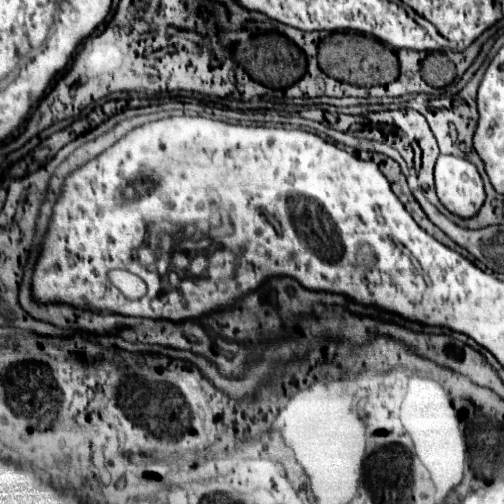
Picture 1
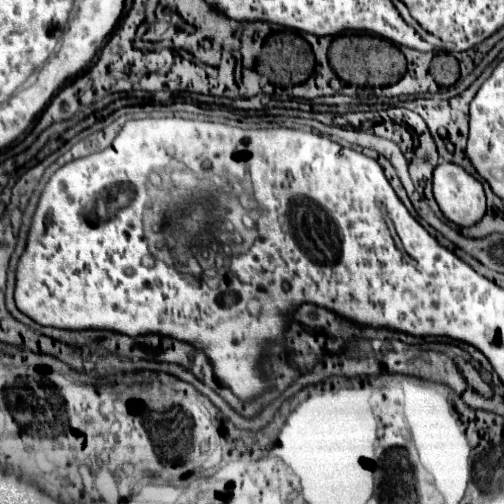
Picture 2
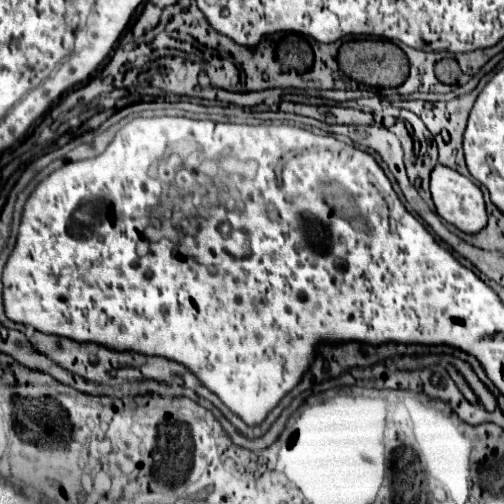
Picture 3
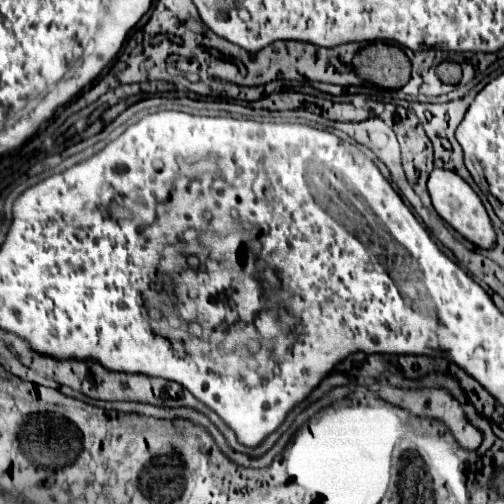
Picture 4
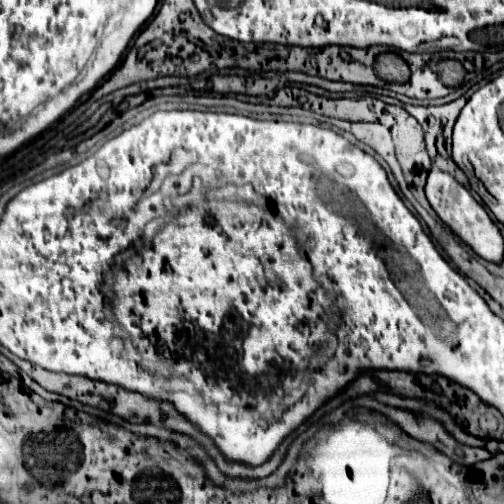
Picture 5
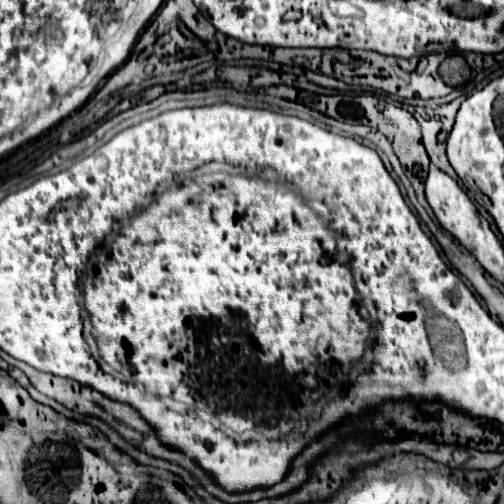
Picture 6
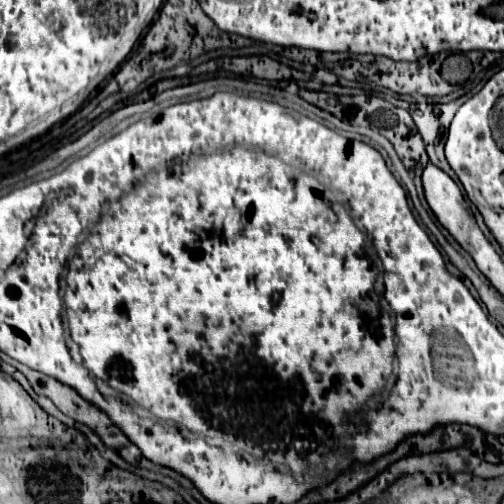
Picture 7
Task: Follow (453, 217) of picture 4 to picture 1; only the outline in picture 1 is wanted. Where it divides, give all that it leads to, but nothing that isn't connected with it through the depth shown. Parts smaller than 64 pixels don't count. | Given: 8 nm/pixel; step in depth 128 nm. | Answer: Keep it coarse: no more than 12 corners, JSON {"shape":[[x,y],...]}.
{"shape":[[440,156],[438,198],[452,214],[470,218],[484,204],[472,162]]}

